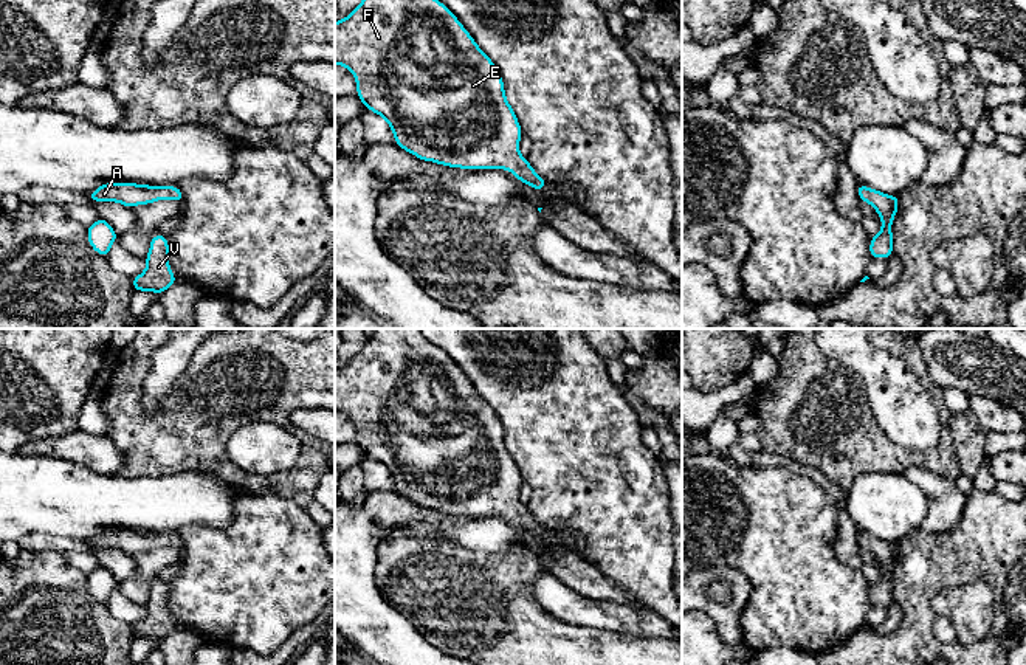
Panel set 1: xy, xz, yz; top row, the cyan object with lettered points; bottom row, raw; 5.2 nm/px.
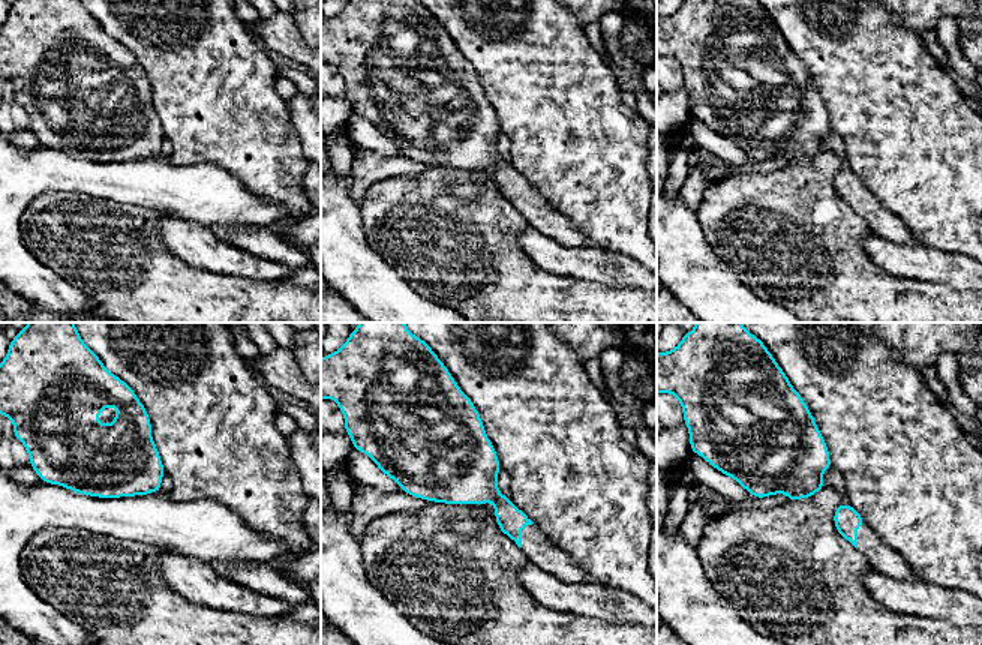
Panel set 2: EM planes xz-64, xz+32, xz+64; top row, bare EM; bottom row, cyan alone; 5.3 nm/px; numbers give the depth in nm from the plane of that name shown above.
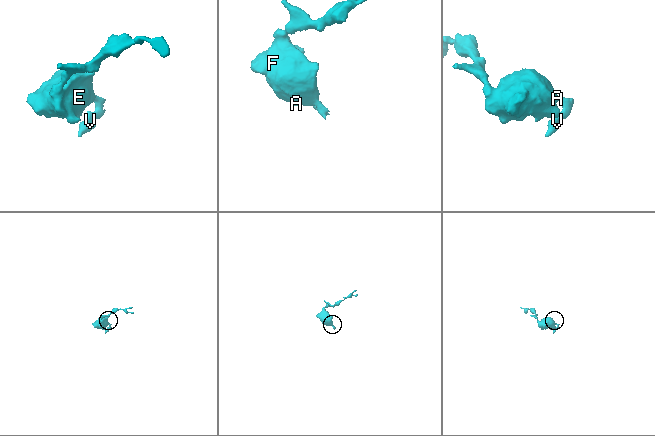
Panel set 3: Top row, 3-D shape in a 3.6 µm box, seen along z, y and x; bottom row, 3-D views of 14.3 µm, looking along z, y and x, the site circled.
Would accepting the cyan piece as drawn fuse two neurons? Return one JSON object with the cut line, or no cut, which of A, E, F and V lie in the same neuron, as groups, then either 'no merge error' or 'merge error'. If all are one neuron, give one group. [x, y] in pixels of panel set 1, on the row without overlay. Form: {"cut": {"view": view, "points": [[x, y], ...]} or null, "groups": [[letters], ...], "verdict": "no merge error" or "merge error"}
{"cut": null, "groups": [["A", "E", "F", "V"]], "verdict": "no merge error"}

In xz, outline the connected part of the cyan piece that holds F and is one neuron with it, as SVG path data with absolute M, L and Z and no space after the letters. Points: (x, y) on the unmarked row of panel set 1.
M374 329L356 357L335 370L335 412L346 414L355 423L358 445L391 473L403 498L448 515L505 516L519 529L544 538L546 527L519 501L522 477L505 445L499 417L449 355L434 346L422 329Z

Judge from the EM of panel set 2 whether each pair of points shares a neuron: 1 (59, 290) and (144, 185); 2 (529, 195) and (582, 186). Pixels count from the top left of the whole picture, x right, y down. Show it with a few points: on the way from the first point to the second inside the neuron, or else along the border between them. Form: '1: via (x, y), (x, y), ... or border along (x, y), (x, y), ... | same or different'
1: via (15, 240), (15, 204), (39, 180), (89, 180) | same
2: border along (514, 170), (567, 216) | different

